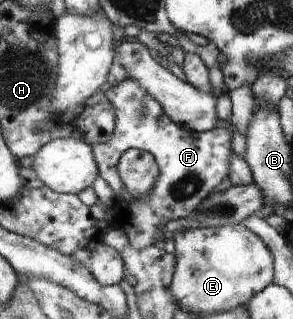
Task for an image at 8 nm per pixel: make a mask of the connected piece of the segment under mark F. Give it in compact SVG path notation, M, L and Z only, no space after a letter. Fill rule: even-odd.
M125 78L121 84L103 86L101 94L107 96L114 105L117 126L110 140L93 145L94 158L101 170L101 178L113 190L116 229L126 233L133 248L143 250L147 246L153 246L159 229L172 229L177 223L184 221L187 216L192 215L199 203L230 176L234 160L231 149L233 131L228 129L228 125L200 133L175 124L165 114L163 106L155 98L151 98L147 90L133 78ZM130 149L150 152L158 161L161 173L157 176L153 194L133 198L127 192L118 163Z

